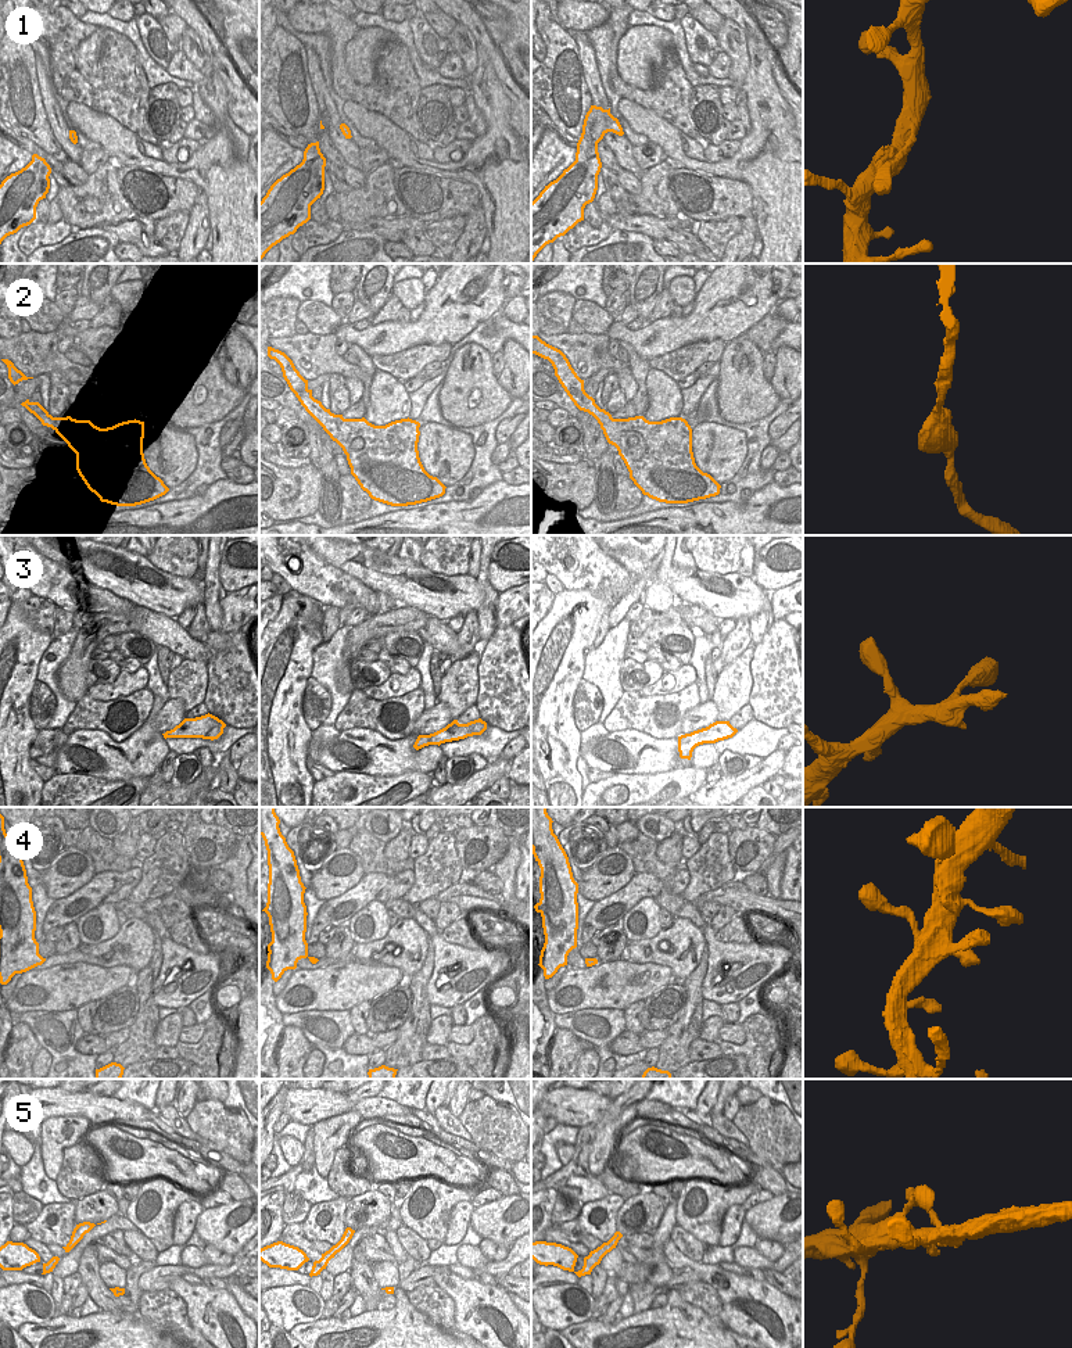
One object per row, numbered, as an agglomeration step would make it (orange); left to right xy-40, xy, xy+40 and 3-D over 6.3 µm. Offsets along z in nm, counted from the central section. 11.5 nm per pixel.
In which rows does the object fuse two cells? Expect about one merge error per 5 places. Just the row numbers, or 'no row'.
no row

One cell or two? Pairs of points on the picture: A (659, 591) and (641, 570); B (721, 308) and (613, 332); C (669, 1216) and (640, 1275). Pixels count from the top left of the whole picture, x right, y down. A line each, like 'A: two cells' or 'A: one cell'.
A: two cells
B: one cell
C: one cell

